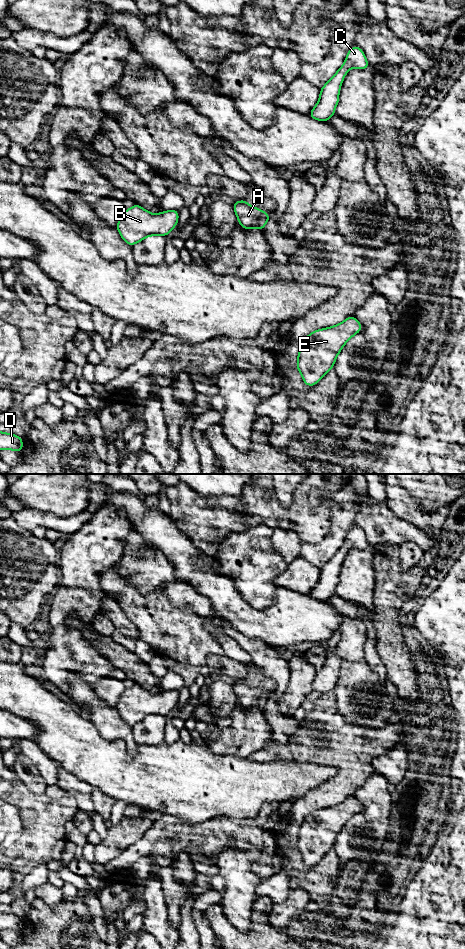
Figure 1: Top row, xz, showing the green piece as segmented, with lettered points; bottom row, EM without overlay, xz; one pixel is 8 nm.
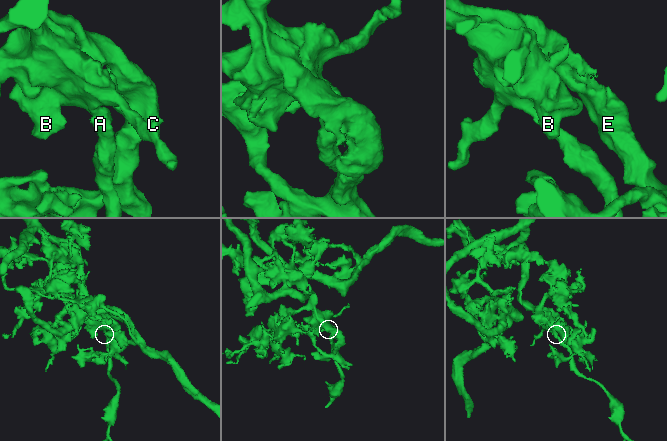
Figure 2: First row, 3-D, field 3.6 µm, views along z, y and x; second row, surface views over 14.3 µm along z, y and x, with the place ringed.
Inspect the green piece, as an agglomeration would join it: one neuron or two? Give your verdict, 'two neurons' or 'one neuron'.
two neurons

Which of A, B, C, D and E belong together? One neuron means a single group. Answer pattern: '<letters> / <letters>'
A / B C D E

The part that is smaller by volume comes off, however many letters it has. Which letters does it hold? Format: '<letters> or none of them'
A

